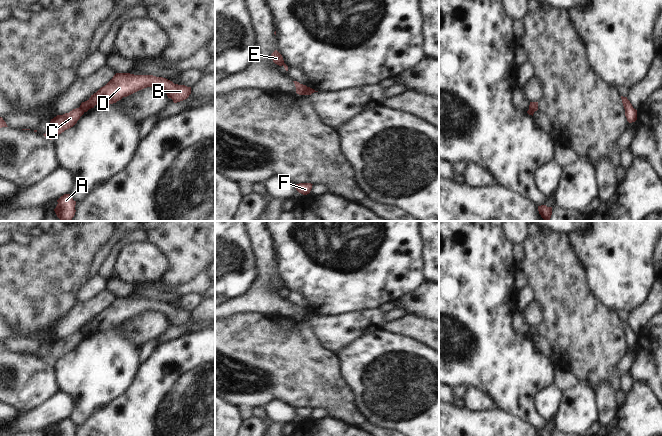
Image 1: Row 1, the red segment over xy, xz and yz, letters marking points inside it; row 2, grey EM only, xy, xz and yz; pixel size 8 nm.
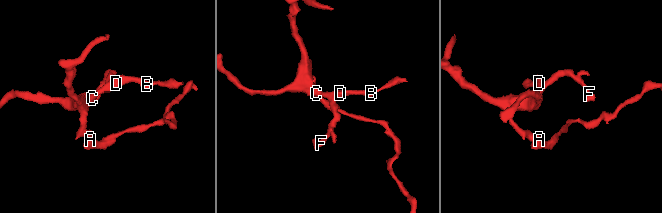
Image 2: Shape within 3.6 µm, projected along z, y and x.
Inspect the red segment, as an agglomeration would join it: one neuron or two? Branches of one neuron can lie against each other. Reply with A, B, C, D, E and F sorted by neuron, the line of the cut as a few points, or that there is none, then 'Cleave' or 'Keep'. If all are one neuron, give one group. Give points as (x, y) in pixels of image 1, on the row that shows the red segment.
Groups: A C E / B D F. Split along xz (307, 87), (303, 94). Cleave

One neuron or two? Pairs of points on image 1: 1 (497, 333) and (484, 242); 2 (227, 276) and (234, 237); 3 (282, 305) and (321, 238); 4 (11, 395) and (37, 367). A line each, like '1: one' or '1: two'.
1: one
2: one
3: two
4: one

